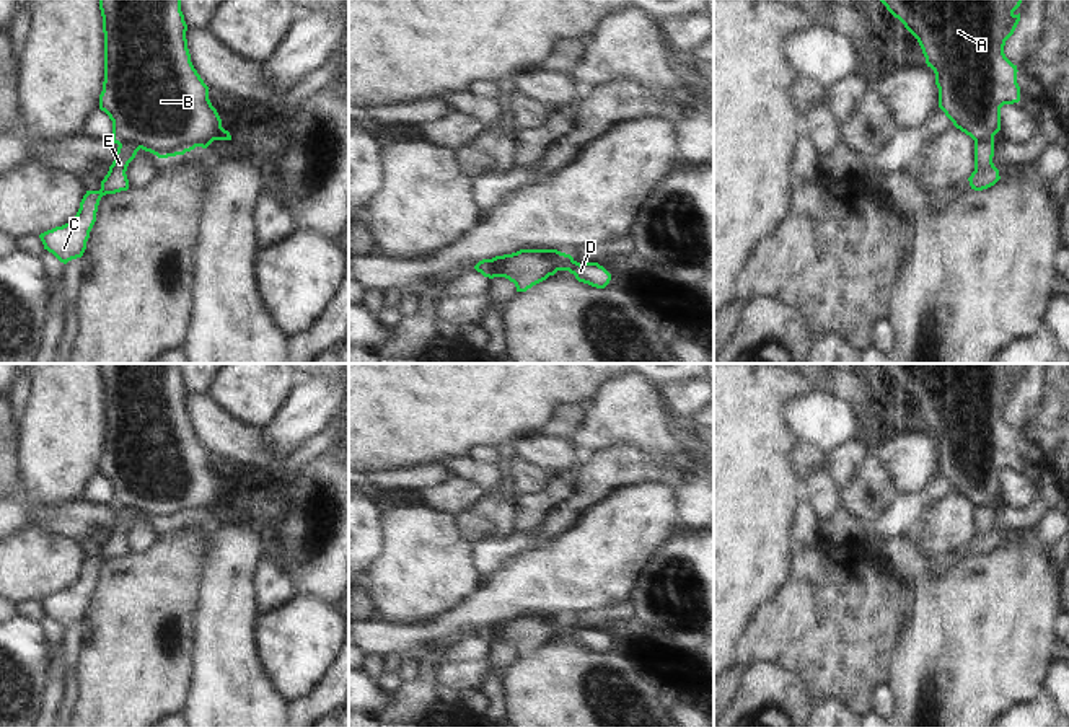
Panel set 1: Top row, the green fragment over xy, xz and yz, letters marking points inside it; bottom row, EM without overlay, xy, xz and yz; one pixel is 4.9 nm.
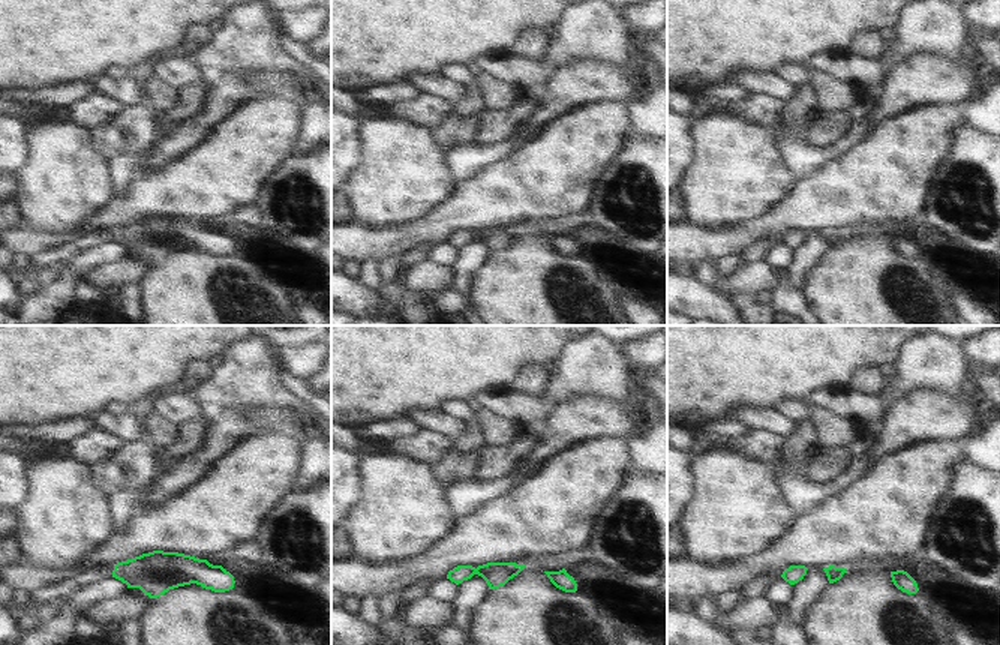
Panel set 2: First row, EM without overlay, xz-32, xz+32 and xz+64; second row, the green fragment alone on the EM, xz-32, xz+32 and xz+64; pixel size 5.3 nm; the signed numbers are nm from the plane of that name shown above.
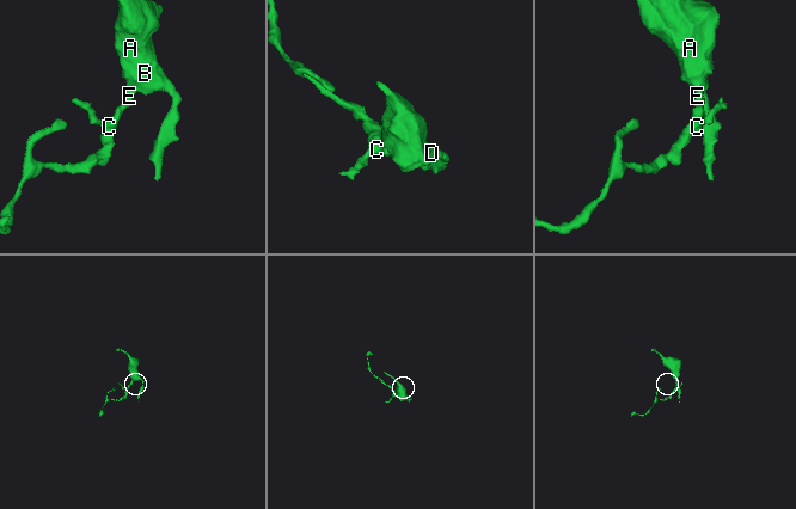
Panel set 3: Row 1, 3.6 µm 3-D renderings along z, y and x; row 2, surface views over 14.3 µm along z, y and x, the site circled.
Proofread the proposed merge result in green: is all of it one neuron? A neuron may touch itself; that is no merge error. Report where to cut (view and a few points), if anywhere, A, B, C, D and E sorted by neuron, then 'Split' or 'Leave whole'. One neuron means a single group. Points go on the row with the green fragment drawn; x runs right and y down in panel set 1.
Split along xy (119, 144), (131, 142), (139, 149). Groups: A B D / C E. Split.

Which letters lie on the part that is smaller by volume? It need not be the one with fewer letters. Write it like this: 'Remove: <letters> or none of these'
Remove: C, E

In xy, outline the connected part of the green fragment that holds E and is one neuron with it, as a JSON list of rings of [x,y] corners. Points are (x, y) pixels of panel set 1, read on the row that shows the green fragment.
[[[124,142],[117,147],[114,161],[101,181],[101,189],[86,191],[72,222],[39,235],[44,249],[52,253],[64,264],[83,256],[90,231],[96,222],[96,212],[101,197],[129,189],[125,171],[139,150],[140,148],[130,142]]]

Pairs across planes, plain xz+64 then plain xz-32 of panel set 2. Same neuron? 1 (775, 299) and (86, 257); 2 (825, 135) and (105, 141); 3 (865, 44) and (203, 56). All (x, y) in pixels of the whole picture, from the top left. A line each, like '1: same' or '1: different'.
1: same
2: different
3: different

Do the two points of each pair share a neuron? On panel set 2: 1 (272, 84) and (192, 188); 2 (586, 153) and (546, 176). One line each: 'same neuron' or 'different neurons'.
1: different neurons
2: same neuron

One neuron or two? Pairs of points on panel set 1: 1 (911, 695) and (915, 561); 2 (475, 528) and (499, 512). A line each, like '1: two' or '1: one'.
1: one
2: one

